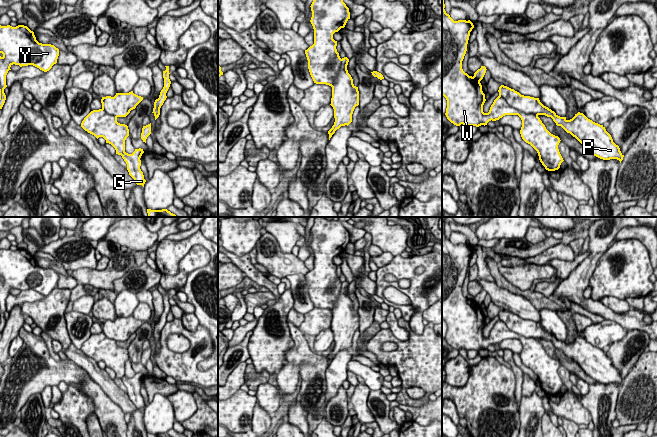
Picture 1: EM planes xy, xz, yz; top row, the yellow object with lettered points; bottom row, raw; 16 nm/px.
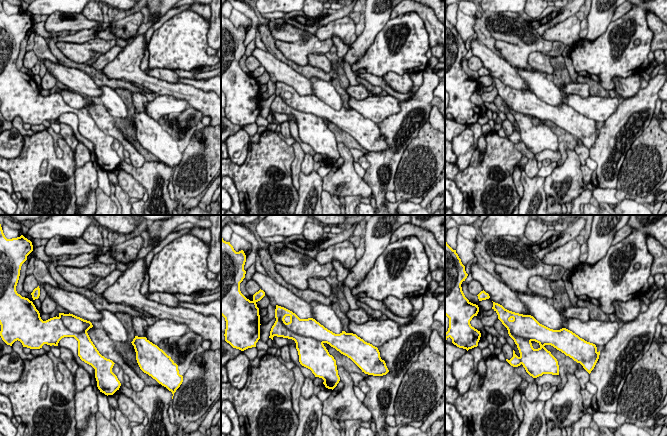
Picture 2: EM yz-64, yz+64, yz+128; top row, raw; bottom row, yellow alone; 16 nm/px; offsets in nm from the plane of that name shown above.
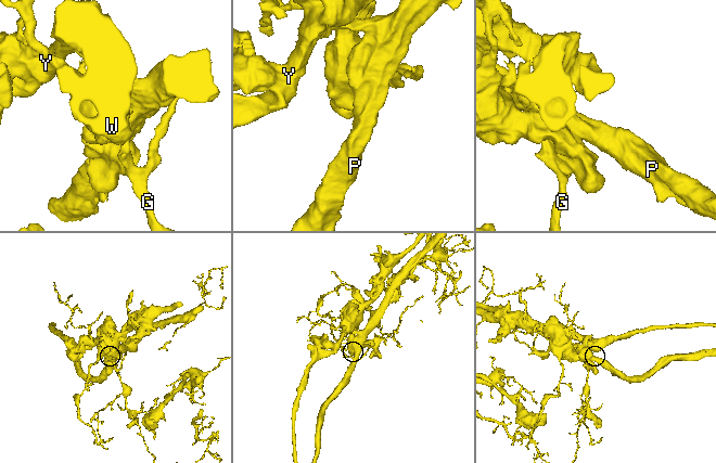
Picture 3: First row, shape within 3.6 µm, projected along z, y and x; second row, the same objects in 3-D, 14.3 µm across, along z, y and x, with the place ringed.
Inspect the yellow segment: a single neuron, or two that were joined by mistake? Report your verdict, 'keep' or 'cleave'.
cleave

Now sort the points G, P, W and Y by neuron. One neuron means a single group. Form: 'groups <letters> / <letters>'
groups G P / W Y

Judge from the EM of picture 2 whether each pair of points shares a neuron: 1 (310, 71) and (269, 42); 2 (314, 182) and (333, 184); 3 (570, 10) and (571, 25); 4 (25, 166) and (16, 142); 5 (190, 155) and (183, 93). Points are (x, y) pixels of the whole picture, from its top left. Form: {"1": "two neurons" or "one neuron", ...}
{"1": "one neuron", "2": "two neurons", "3": "two neurons", "4": "two neurons", "5": "two neurons"}

